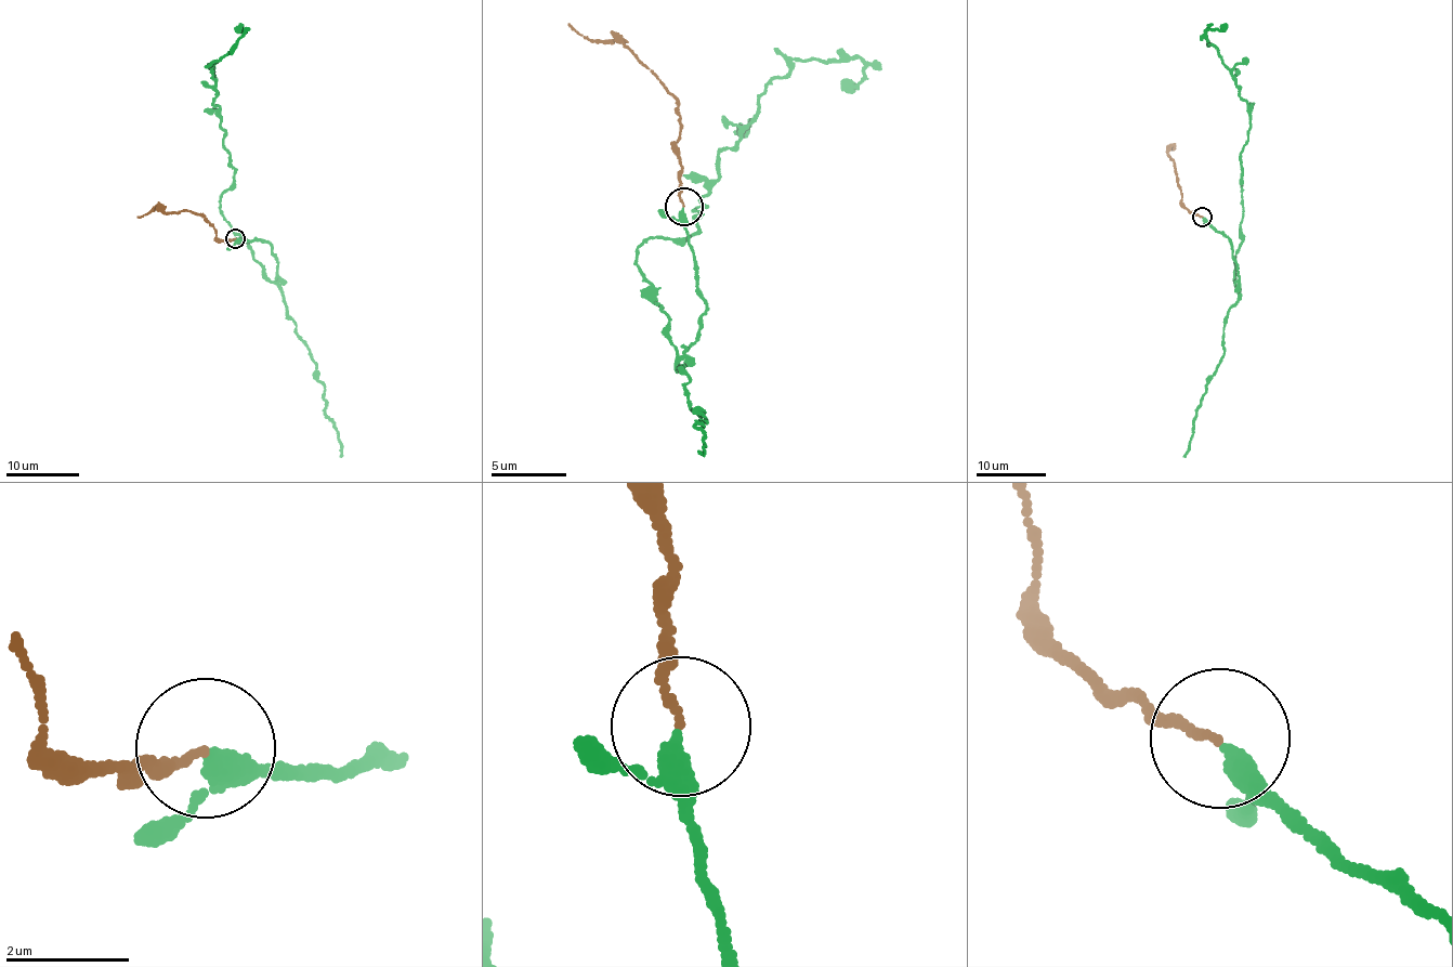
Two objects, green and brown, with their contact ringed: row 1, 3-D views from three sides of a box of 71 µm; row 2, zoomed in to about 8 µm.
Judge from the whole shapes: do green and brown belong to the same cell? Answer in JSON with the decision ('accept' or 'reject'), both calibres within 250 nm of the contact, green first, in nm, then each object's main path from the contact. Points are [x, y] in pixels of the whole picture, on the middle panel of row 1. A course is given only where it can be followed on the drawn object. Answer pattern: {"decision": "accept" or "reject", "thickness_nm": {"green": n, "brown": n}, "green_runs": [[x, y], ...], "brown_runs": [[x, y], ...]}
{"decision": "accept", "thickness_nm": {"green": 260, "brown": 110}, "green_runs": [[684, 208], [706, 309], [685, 352], [637, 246], [702, 227], [722, 153], [798, 62], [860, 60], [852, 87]], "brown_runs": [[684, 208], [673, 96], [624, 40], [604, 39], [568, 25]]}

